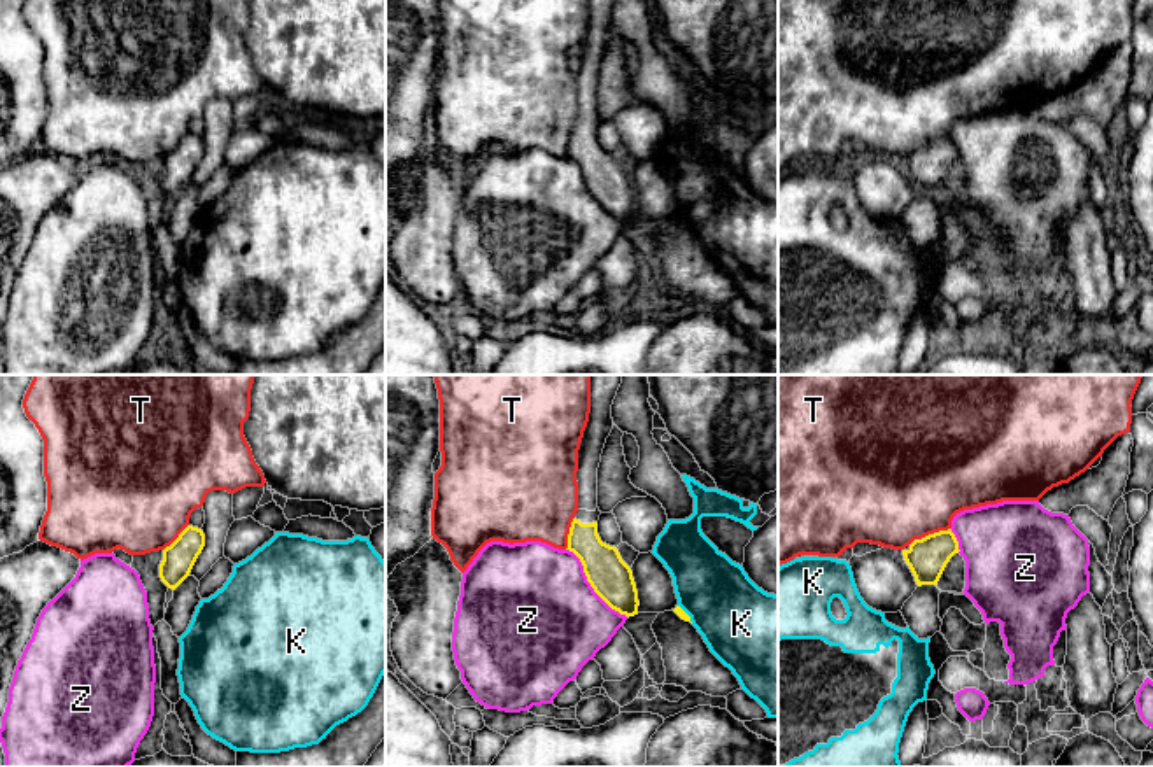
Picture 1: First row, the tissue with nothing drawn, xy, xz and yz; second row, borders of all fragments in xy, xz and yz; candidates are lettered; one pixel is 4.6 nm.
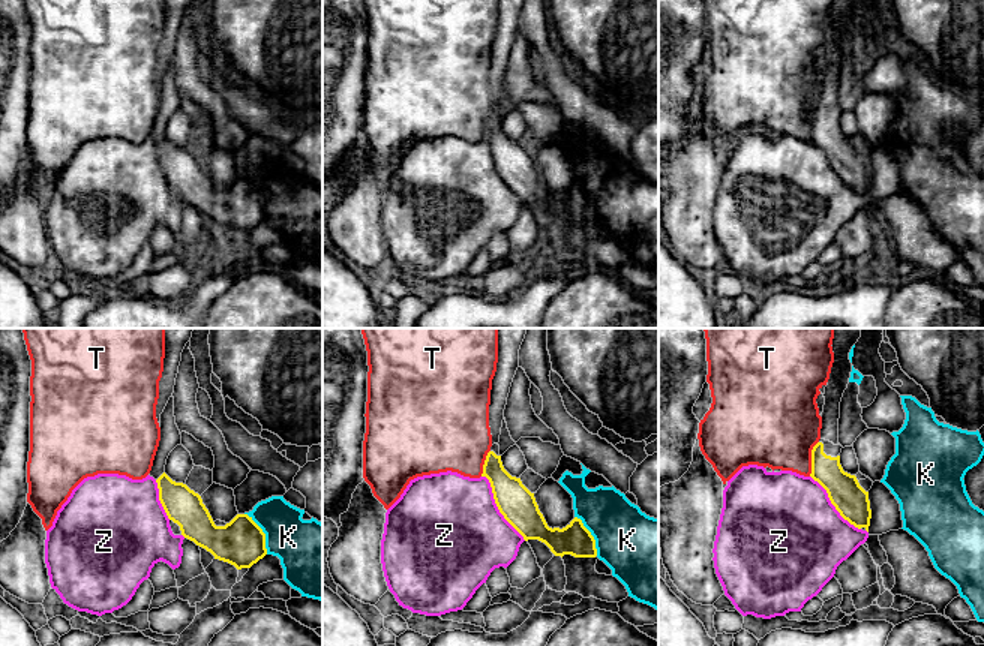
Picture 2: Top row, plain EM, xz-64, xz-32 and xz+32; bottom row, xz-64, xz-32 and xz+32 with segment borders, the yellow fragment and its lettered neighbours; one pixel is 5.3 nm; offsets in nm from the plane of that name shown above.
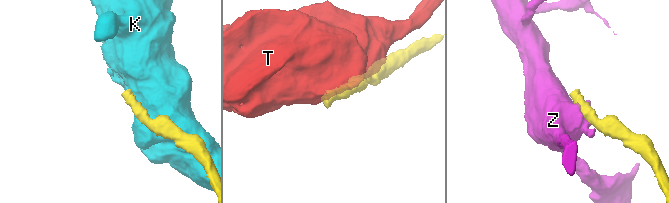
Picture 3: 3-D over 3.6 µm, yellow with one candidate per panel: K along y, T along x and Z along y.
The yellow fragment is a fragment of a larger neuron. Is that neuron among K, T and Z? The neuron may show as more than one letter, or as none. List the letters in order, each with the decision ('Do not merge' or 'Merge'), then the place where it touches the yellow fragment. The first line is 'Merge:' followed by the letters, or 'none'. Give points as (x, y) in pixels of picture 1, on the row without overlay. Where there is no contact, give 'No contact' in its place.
Merge: none
K: Do not merge. Touches yellow at xz (686, 221)
T: Do not merge. Touches yellow at yz (929, 142)
Z: Do not merge. Touches yellow at xz (591, 193)

